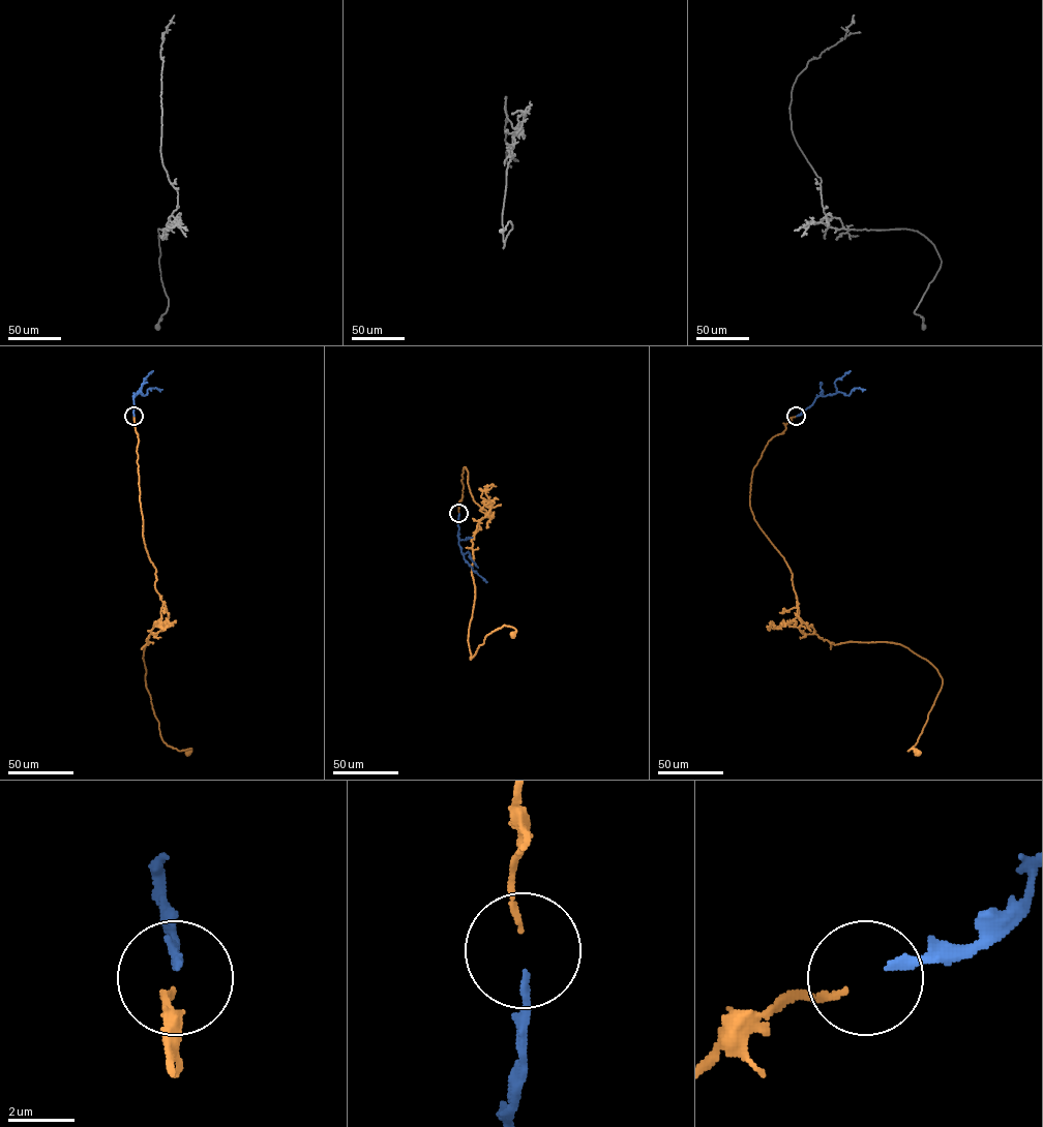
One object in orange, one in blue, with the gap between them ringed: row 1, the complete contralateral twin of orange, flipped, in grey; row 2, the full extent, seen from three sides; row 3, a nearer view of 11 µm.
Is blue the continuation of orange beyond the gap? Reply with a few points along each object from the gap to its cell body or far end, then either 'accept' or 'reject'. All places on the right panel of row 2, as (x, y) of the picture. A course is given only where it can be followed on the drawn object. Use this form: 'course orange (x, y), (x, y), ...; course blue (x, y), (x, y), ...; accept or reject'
course orange (795, 417), (753, 468), (753, 518), (790, 569), (798, 617), (822, 639), (899, 643), (936, 670), (917, 753); course blue (796, 416), (818, 396), (838, 392), (848, 395), (855, 388), (865, 389); accept

